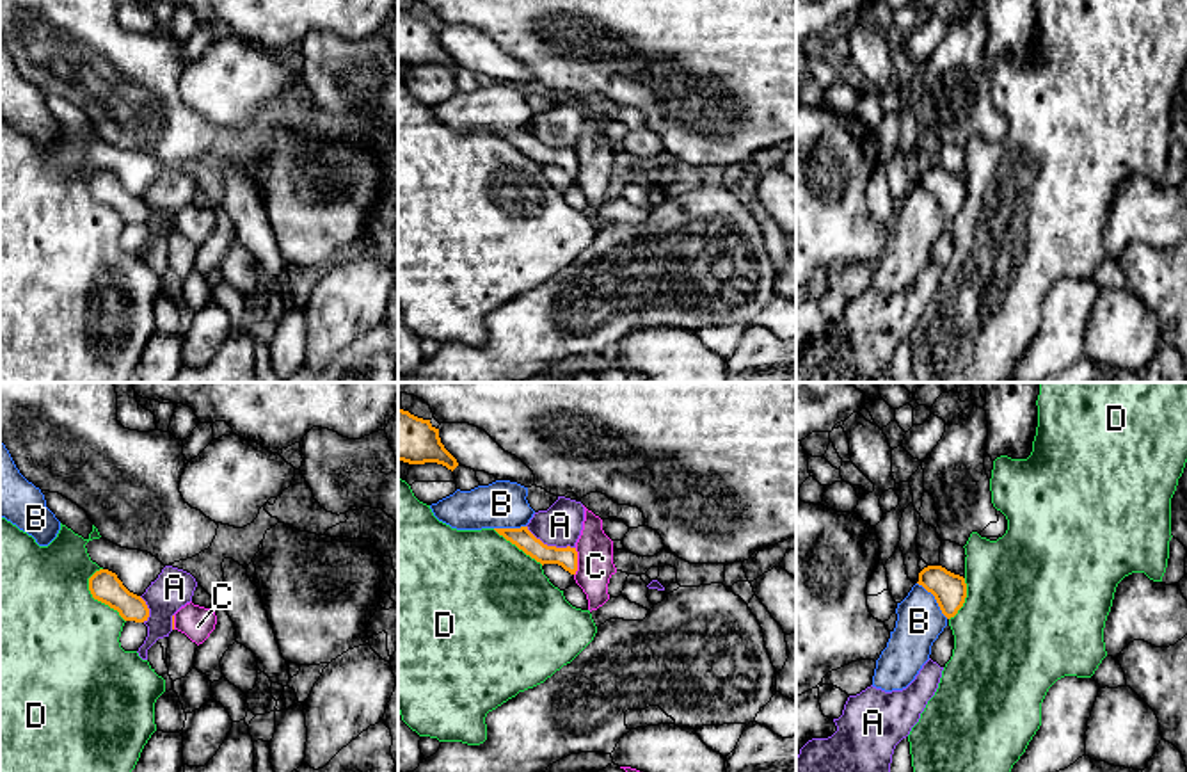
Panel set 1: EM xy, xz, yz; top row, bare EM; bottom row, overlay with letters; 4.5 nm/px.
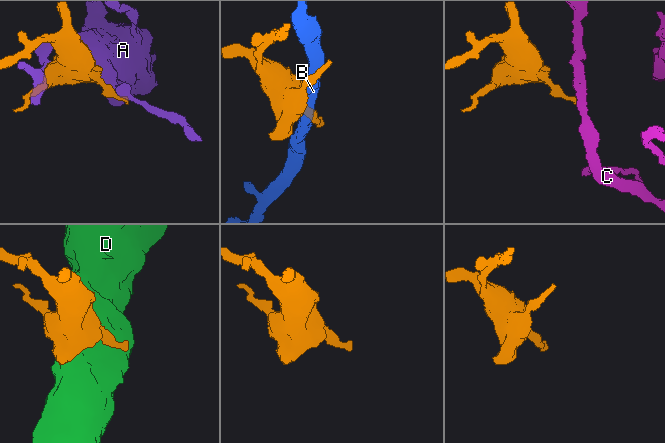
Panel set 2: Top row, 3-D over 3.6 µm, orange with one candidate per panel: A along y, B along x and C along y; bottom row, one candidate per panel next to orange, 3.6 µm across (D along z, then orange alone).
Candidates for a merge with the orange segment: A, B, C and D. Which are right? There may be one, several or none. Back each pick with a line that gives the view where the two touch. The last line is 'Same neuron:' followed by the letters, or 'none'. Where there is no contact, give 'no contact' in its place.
Same neuron: none

